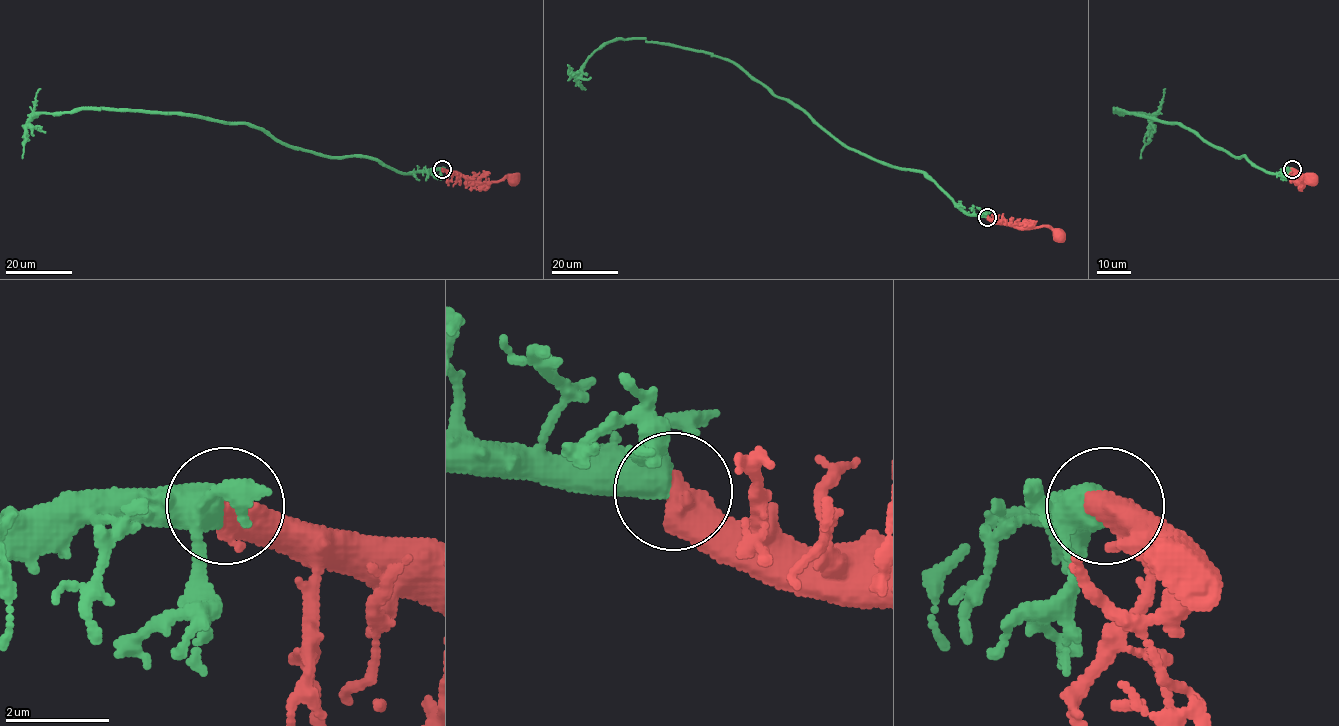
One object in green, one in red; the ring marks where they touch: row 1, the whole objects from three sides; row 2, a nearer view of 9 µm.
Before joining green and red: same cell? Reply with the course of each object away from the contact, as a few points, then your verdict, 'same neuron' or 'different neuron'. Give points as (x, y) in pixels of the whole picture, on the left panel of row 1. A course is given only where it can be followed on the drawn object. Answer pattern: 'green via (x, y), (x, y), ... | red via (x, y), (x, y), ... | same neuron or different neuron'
green via (442, 169), (399, 173), (375, 159), (296, 150), (246, 124), (113, 109), (34, 114), (22, 143), (23, 158) | red via (442, 169), (460, 172), (477, 182), (512, 178) | same neuron

